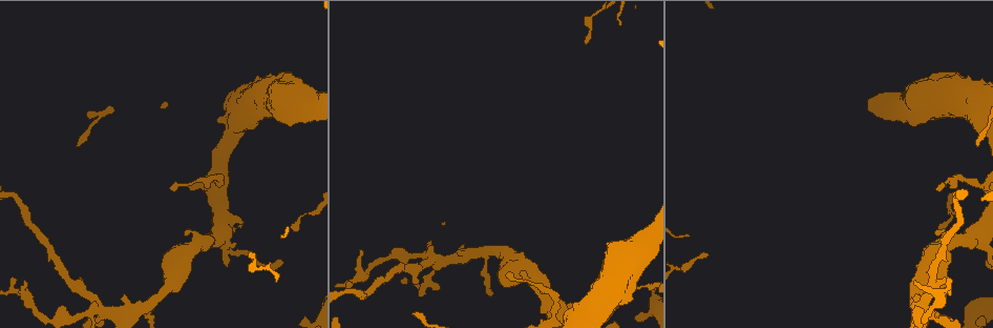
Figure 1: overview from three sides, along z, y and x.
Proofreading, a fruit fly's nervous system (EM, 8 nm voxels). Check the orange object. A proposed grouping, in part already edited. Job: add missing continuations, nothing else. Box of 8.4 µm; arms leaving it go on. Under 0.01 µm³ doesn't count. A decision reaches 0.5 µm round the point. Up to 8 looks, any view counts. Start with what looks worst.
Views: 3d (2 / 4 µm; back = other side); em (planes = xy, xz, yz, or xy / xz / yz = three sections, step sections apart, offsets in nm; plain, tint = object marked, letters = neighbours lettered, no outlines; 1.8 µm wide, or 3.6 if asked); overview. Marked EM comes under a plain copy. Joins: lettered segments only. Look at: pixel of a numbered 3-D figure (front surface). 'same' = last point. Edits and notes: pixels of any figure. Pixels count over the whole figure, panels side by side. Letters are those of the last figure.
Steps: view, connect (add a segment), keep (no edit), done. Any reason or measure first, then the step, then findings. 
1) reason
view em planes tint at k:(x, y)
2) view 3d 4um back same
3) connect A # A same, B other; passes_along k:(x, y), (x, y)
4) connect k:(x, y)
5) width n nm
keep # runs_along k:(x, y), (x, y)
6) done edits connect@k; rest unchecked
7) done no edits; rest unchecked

branch stops here
view 3d 4um at 1:(304, 317)

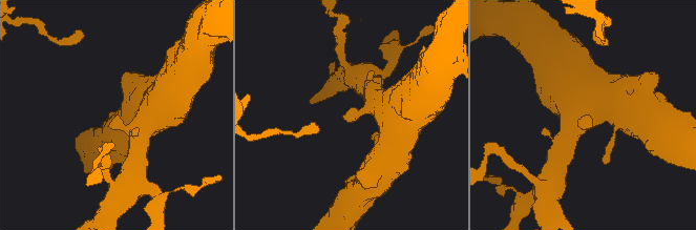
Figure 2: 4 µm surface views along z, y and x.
view em planes letters at 2:(586, 117)

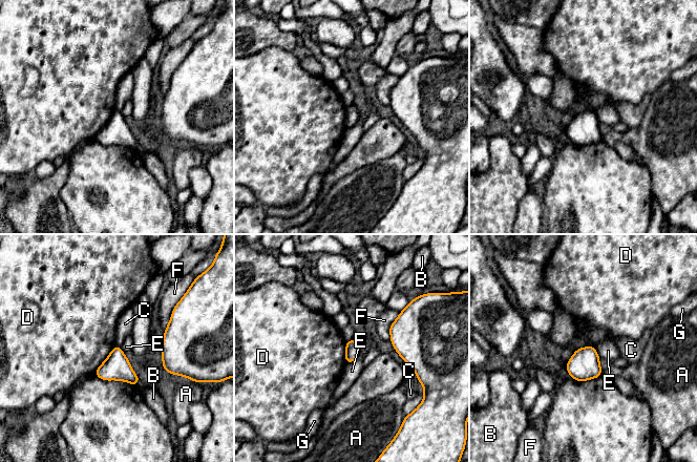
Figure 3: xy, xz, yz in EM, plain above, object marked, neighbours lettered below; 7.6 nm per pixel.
longest_contact D 280 nm
keep # A other, B other, C other, D other, E other, F other, G other; border 3:(361, 345), (358, 355), (346, 364); no lettered segment goes on from it

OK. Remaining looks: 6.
thick turns thin
view 3d 2um at 1:(981, 242)

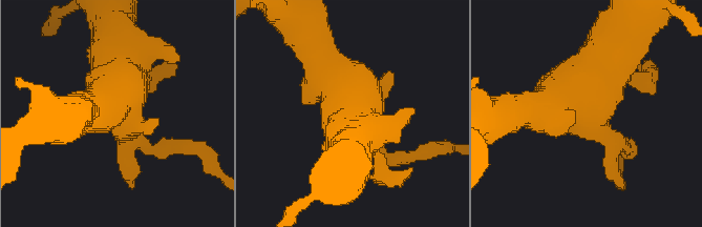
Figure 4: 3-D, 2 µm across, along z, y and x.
need the tissue
view em planes letters at 4:(586, 119)

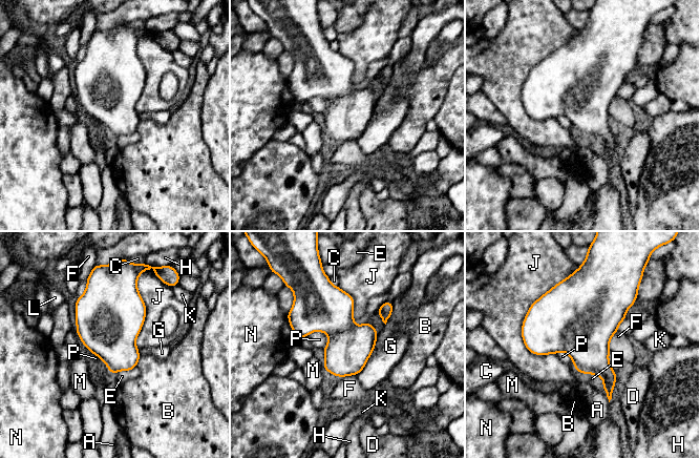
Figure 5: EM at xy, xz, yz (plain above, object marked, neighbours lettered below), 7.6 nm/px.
keep # A other, B other, C other, D other, E other, F other, G other, H other, J other, K other, L other, M other, N other, P other; border 5:(303, 337), (323, 331), (329, 342); no lettered segment goes on from it

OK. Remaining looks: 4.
branch stops here
view em planes letters at 1:(915, 281)

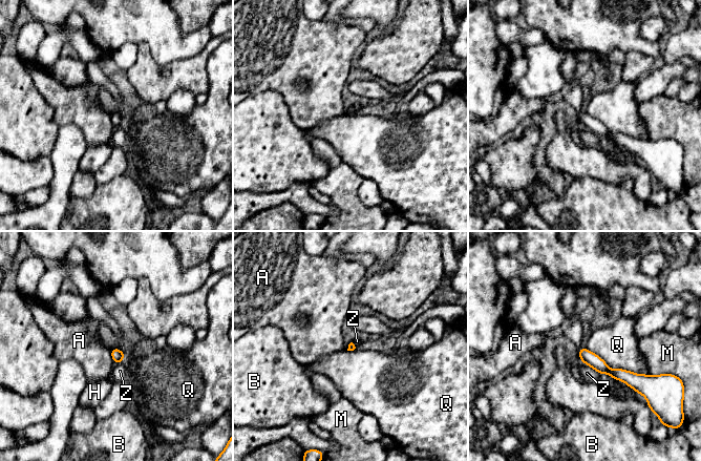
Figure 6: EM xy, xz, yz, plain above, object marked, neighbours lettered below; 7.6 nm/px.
keep # A other, B other, H other, M other, Q other, Z other; runs_along 6:(581, 350), (608, 371), (639, 381); none of them fits

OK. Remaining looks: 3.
thin arm on a thick one
view em xz step 16 tint at 1:(150, 309)

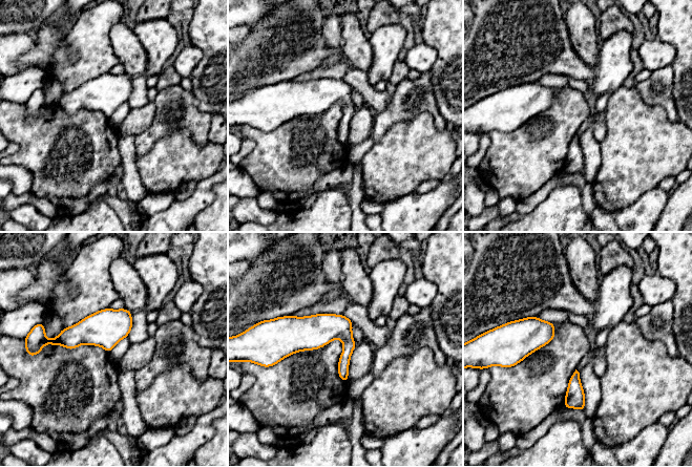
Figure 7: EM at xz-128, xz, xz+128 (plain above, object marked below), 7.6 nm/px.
view em yz step 4 letters same

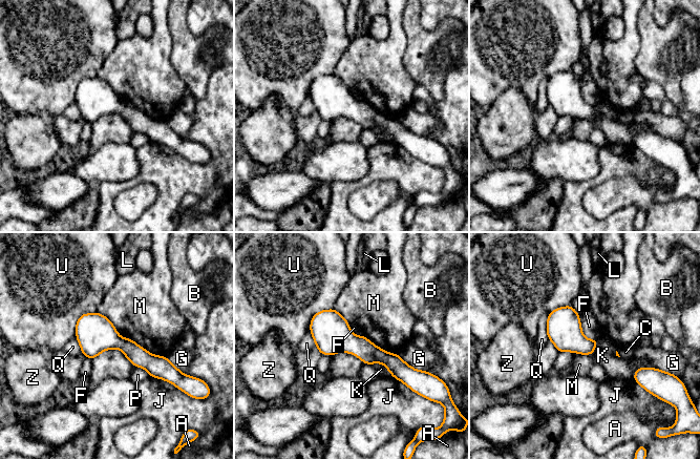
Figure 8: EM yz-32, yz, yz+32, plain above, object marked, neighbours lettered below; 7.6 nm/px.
width 200 nm
keep # A other, B other, C other, F other, G other, J other, K other, L other, M other, P other, Q other, U other, Z other; runs_along 8:(313, 321), (410, 372); no lettered segment goes on from it

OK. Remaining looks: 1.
done no edits; rest unchecked

